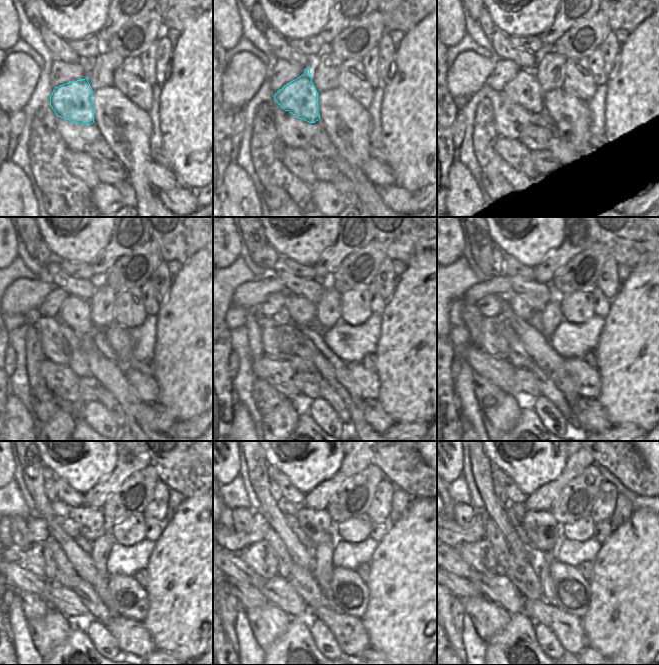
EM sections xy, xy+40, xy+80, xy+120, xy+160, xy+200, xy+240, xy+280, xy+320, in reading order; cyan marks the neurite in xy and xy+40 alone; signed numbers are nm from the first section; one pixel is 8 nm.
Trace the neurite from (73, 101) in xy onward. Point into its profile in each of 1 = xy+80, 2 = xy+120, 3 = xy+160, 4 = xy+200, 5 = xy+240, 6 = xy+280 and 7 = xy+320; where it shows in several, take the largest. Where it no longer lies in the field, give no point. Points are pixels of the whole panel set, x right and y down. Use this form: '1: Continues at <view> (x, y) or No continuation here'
1: Continues at xy+80 (524, 90)
2: Continues at xy+120 (75, 312)
3: Continues at xy+160 (299, 310)
4: Continues at xy+200 (518, 305)
5: Continues at xy+240 (69, 526)
6: Continues at xy+280 (291, 520)
7: Continues at xy+320 (513, 519)

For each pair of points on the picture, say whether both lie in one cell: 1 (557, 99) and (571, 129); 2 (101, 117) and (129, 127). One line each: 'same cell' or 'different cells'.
1: same cell
2: same cell

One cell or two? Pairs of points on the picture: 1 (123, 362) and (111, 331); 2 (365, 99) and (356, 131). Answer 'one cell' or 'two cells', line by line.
1: one cell
2: two cells

